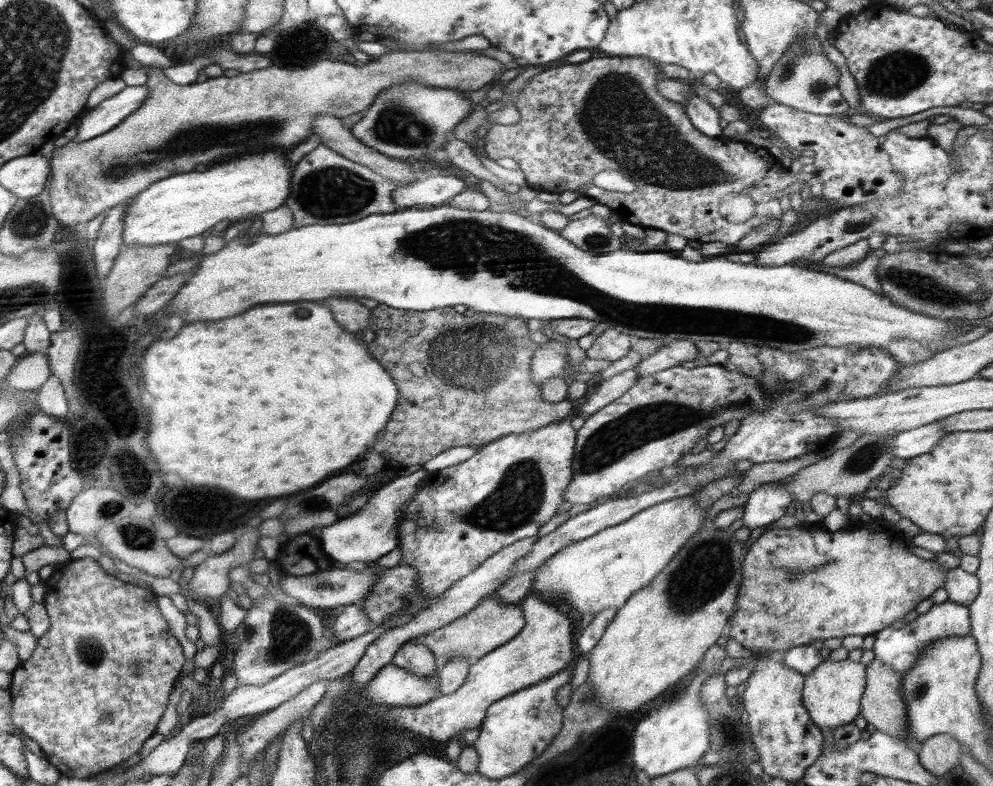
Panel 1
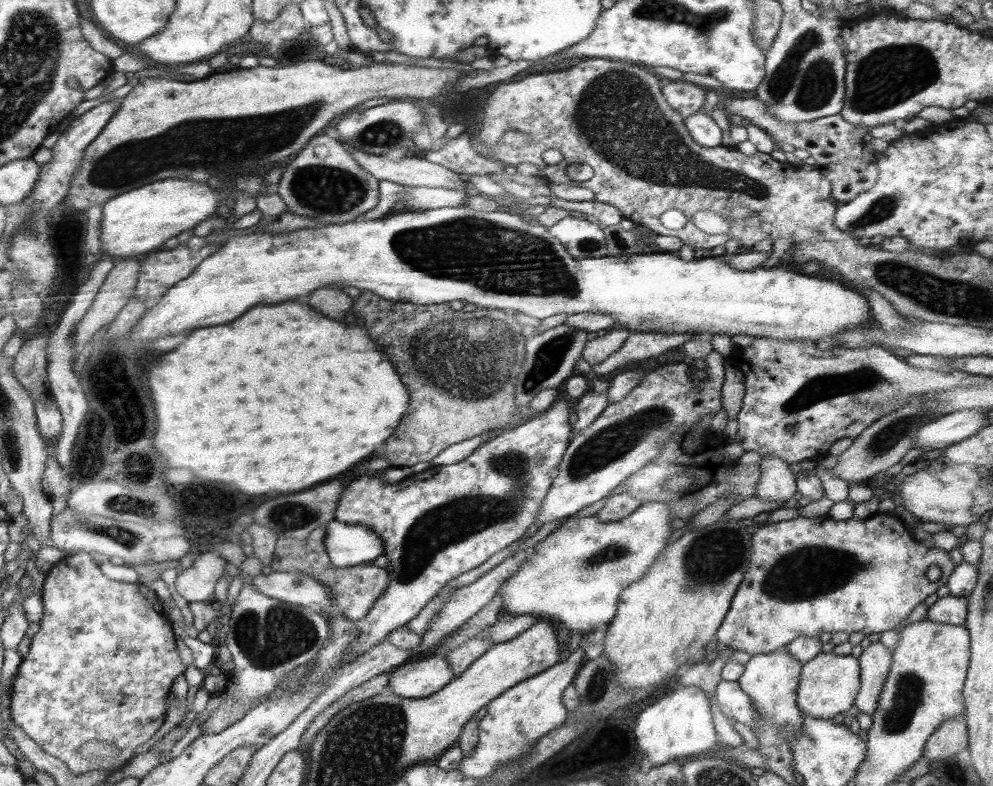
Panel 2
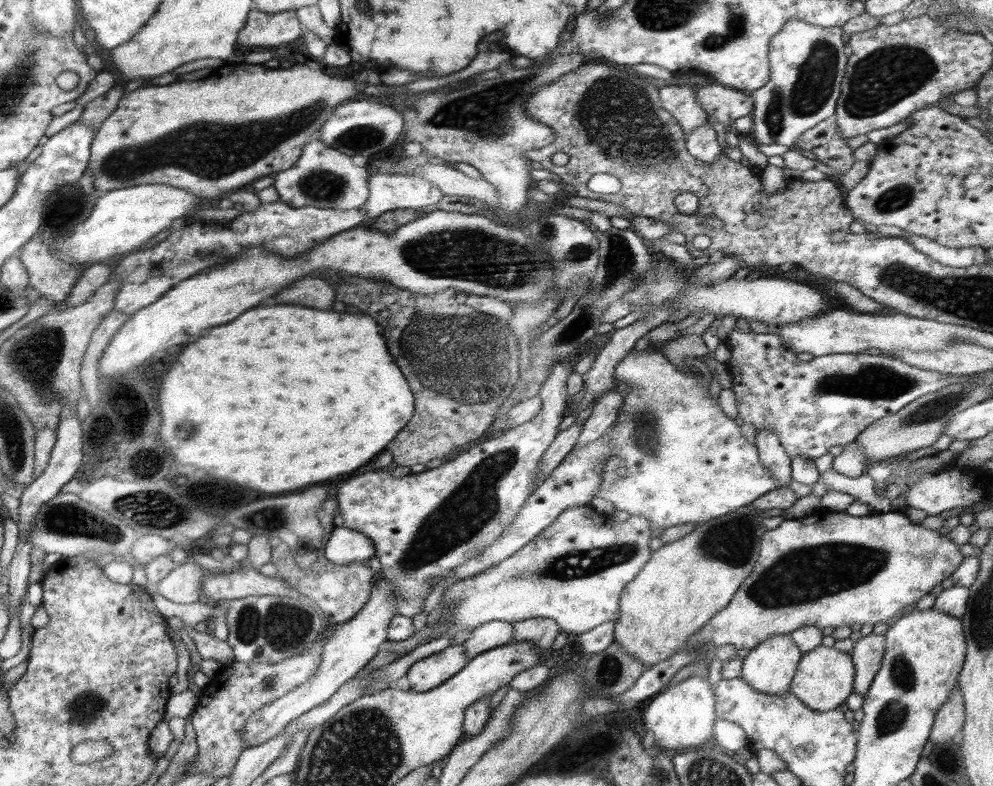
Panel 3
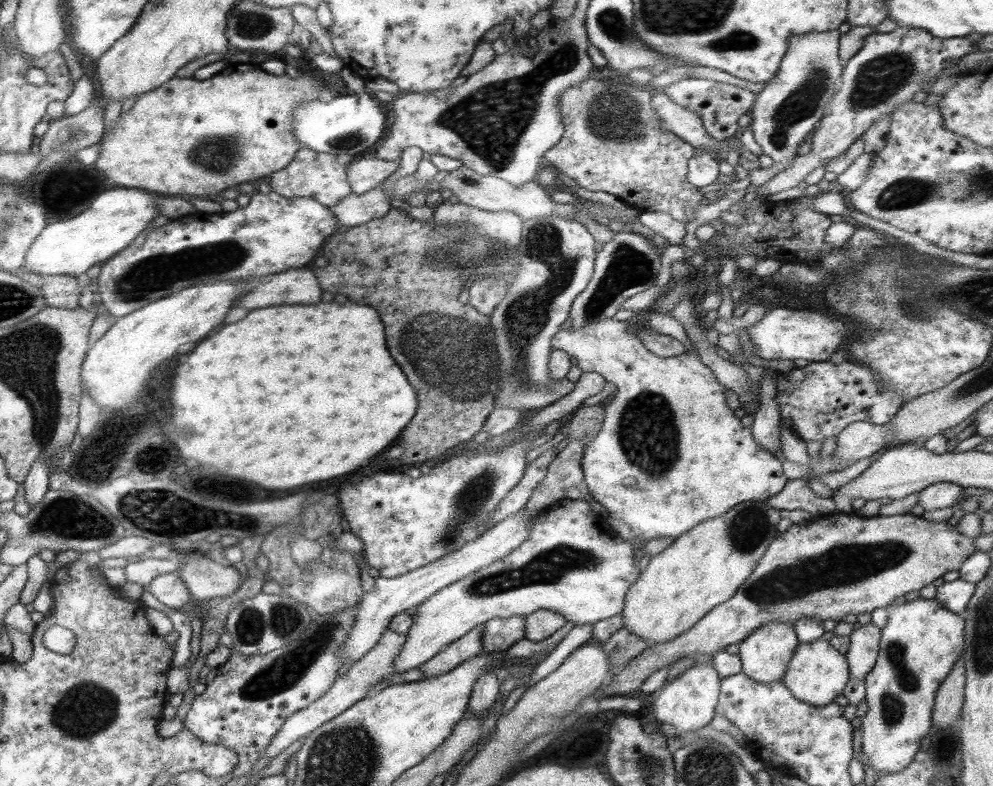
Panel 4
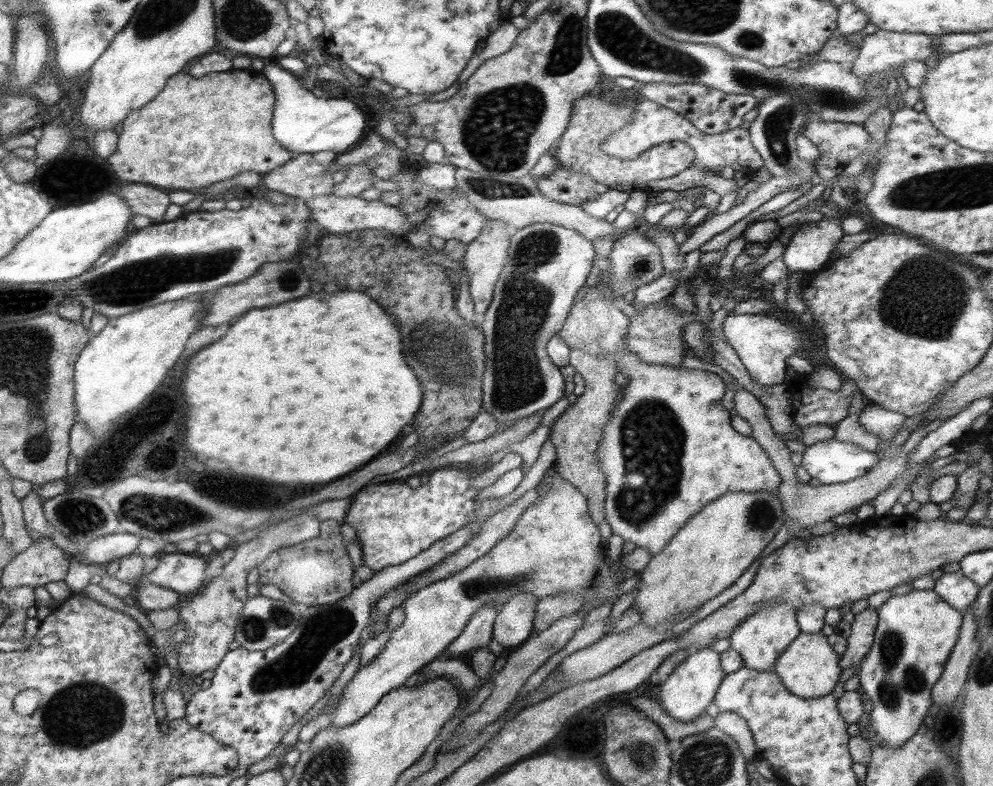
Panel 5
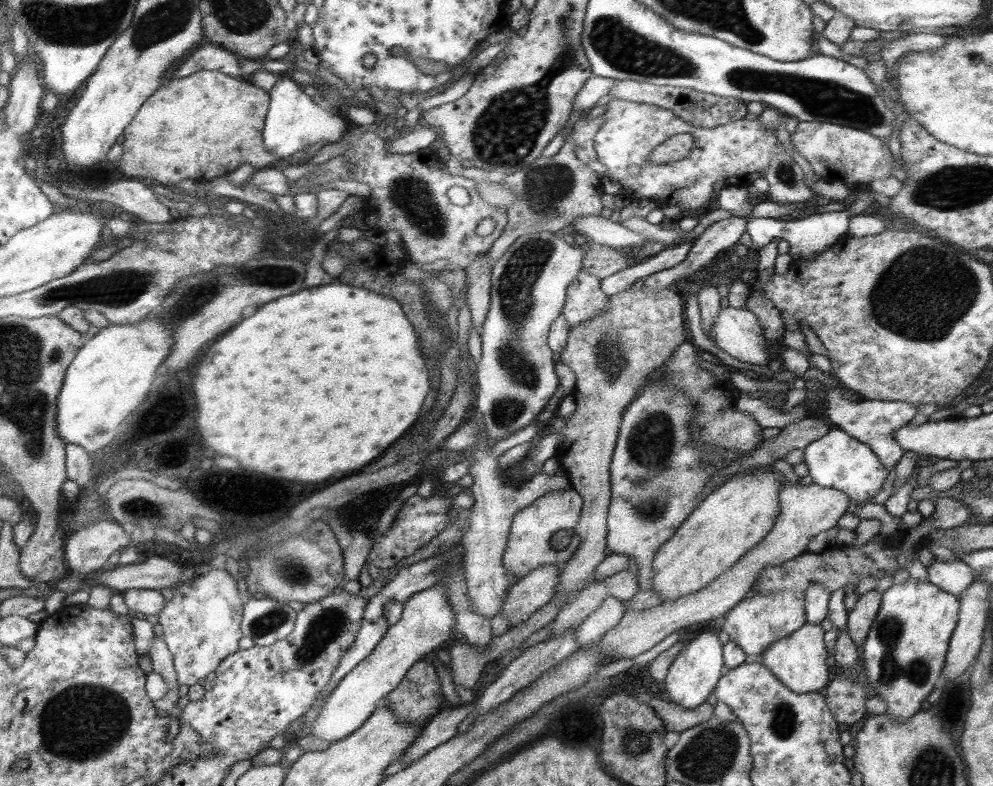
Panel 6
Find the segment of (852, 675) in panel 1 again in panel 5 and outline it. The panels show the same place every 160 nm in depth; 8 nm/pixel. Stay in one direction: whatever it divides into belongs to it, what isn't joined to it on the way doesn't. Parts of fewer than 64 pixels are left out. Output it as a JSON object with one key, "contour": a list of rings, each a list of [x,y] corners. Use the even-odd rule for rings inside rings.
{"contour":[[[801,632],[776,659],[773,671],[792,694],[804,699],[818,698],[830,694],[838,684],[842,673],[838,666],[840,657],[821,632]]]}

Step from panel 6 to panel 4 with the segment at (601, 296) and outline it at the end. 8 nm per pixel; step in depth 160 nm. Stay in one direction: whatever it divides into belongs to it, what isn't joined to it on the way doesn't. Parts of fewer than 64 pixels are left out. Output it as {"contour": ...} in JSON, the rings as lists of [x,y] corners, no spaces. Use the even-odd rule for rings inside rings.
{"contour":[[[612,317],[593,322],[583,326],[582,329],[560,330],[554,338],[551,345],[553,348],[560,348],[567,352],[583,372],[599,372],[603,374],[606,381],[612,382],[617,388],[617,395],[605,407],[605,415],[602,428],[599,433],[585,446],[584,454],[581,460],[581,468],[584,473],[584,480],[588,490],[594,497],[596,502],[604,505],[608,510],[609,516],[623,520],[631,530],[632,539],[637,543],[639,541],[648,541],[654,538],[674,538],[684,535],[684,533],[694,528],[696,524],[704,520],[716,518],[737,504],[748,500],[767,500],[771,496],[778,494],[787,483],[787,476],[783,473],[782,460],[776,458],[771,452],[764,450],[753,437],[751,427],[744,427],[740,423],[740,418],[734,415],[734,411],[726,404],[726,393],[715,374],[709,366],[706,366],[698,356],[698,353],[692,349],[681,355],[673,357],[659,357],[650,352],[644,343],[640,342],[640,338],[627,321],[616,321]]]}

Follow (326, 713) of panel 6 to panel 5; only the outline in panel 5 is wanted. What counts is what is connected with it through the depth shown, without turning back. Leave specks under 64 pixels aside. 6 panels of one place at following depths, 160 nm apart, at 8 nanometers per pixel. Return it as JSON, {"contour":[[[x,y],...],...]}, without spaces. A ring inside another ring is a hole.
{"contour":[[[558,473],[546,477],[542,485],[541,495],[526,510],[523,510],[514,529],[497,543],[486,555],[472,562],[468,568],[456,572],[448,578],[430,583],[419,588],[403,602],[405,621],[390,631],[388,642],[384,650],[358,671],[347,684],[339,699],[336,712],[332,713],[332,725],[343,727],[352,724],[360,717],[368,714],[378,704],[387,692],[408,685],[415,674],[422,670],[446,650],[446,647],[463,631],[468,621],[476,615],[476,611],[484,605],[498,605],[506,603],[512,595],[518,593],[532,593],[536,598],[544,599],[554,595],[574,594],[584,603],[590,602],[595,607],[604,604],[614,605],[623,592],[616,591],[616,585],[624,579],[624,574],[618,576],[612,570],[612,564],[603,558],[599,528],[594,524],[589,513],[586,497]]]}

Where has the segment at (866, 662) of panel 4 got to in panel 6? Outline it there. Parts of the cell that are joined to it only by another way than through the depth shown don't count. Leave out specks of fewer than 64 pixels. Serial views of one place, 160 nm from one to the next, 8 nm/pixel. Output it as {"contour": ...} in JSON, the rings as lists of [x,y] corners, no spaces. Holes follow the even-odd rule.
{"contour":[[[876,588],[870,590],[858,598],[854,609],[847,614],[847,630],[856,645],[862,644],[866,640],[879,611],[882,598],[883,594],[878,592]]]}

